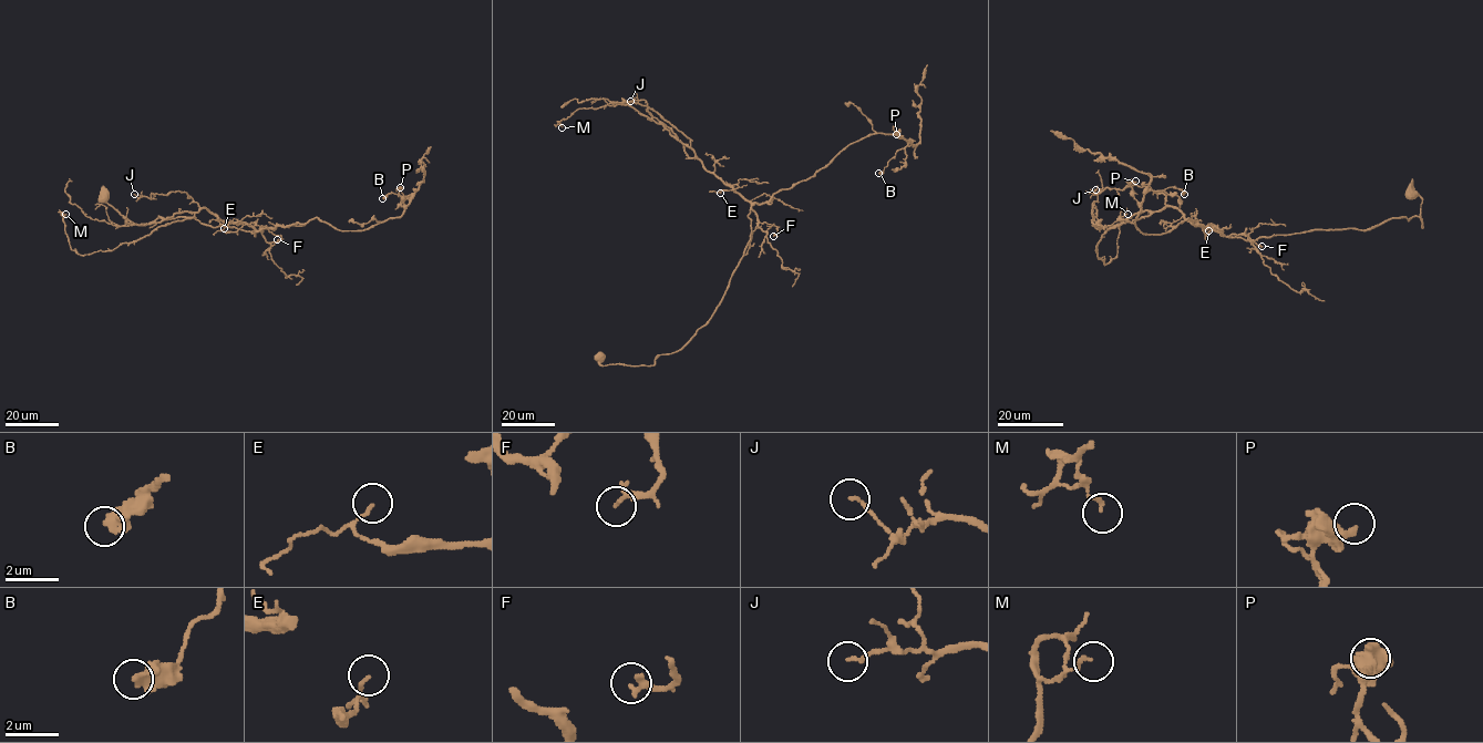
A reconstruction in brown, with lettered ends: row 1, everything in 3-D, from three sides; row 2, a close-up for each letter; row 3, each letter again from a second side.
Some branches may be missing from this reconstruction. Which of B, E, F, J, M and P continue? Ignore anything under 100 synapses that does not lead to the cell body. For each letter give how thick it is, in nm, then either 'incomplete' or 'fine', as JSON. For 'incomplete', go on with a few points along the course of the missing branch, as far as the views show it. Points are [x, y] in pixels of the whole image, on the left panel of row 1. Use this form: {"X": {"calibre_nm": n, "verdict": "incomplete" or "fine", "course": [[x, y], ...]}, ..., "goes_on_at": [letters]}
{"B": {"calibre_nm": 460, "verdict": "fine"}, "E": {"calibre_nm": 110, "verdict": "fine"}, "F": {"calibre_nm": 150, "verdict": "fine"}, "J": {"calibre_nm": 120, "verdict": "fine"}, "M": {"calibre_nm": 100, "verdict": "fine"}, "P": {"calibre_nm": 360, "verdict": "fine"}, "goes_on_at": []}

